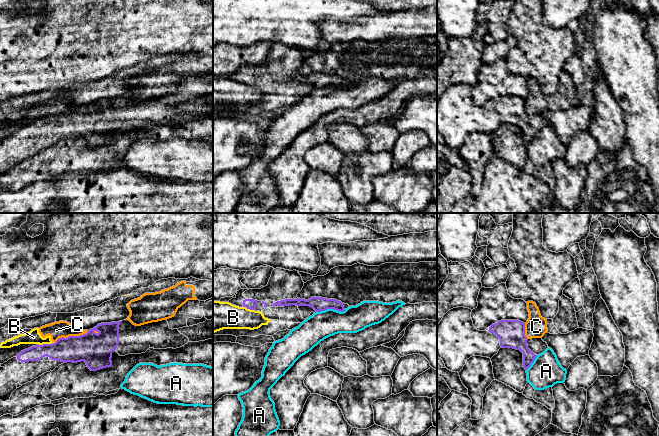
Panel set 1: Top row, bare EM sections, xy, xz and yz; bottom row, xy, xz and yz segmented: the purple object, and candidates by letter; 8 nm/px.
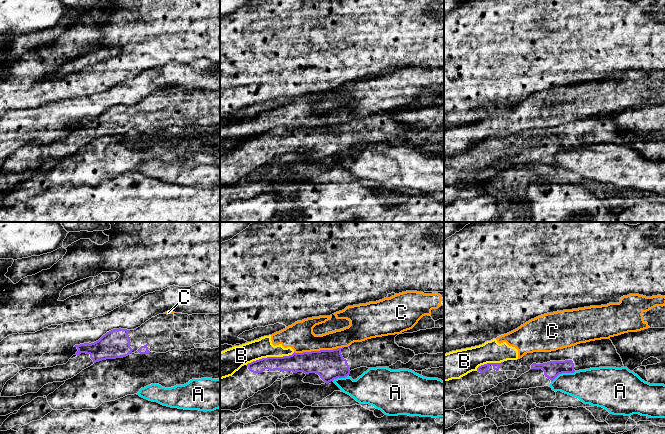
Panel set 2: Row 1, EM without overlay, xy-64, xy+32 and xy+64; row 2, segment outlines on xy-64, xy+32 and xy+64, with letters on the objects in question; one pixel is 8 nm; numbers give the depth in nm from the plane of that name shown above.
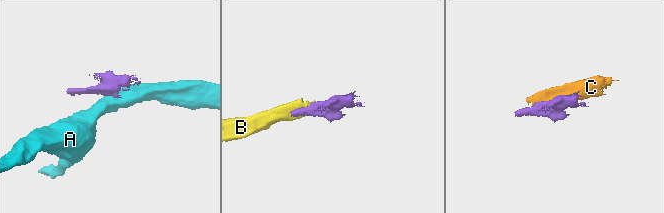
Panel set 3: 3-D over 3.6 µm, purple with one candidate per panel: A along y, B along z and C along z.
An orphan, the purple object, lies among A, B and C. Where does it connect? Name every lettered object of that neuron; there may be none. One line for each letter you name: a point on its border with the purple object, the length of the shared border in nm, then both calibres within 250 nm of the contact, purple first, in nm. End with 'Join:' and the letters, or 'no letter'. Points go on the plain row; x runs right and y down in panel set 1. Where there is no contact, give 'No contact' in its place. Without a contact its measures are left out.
Join: no letter

